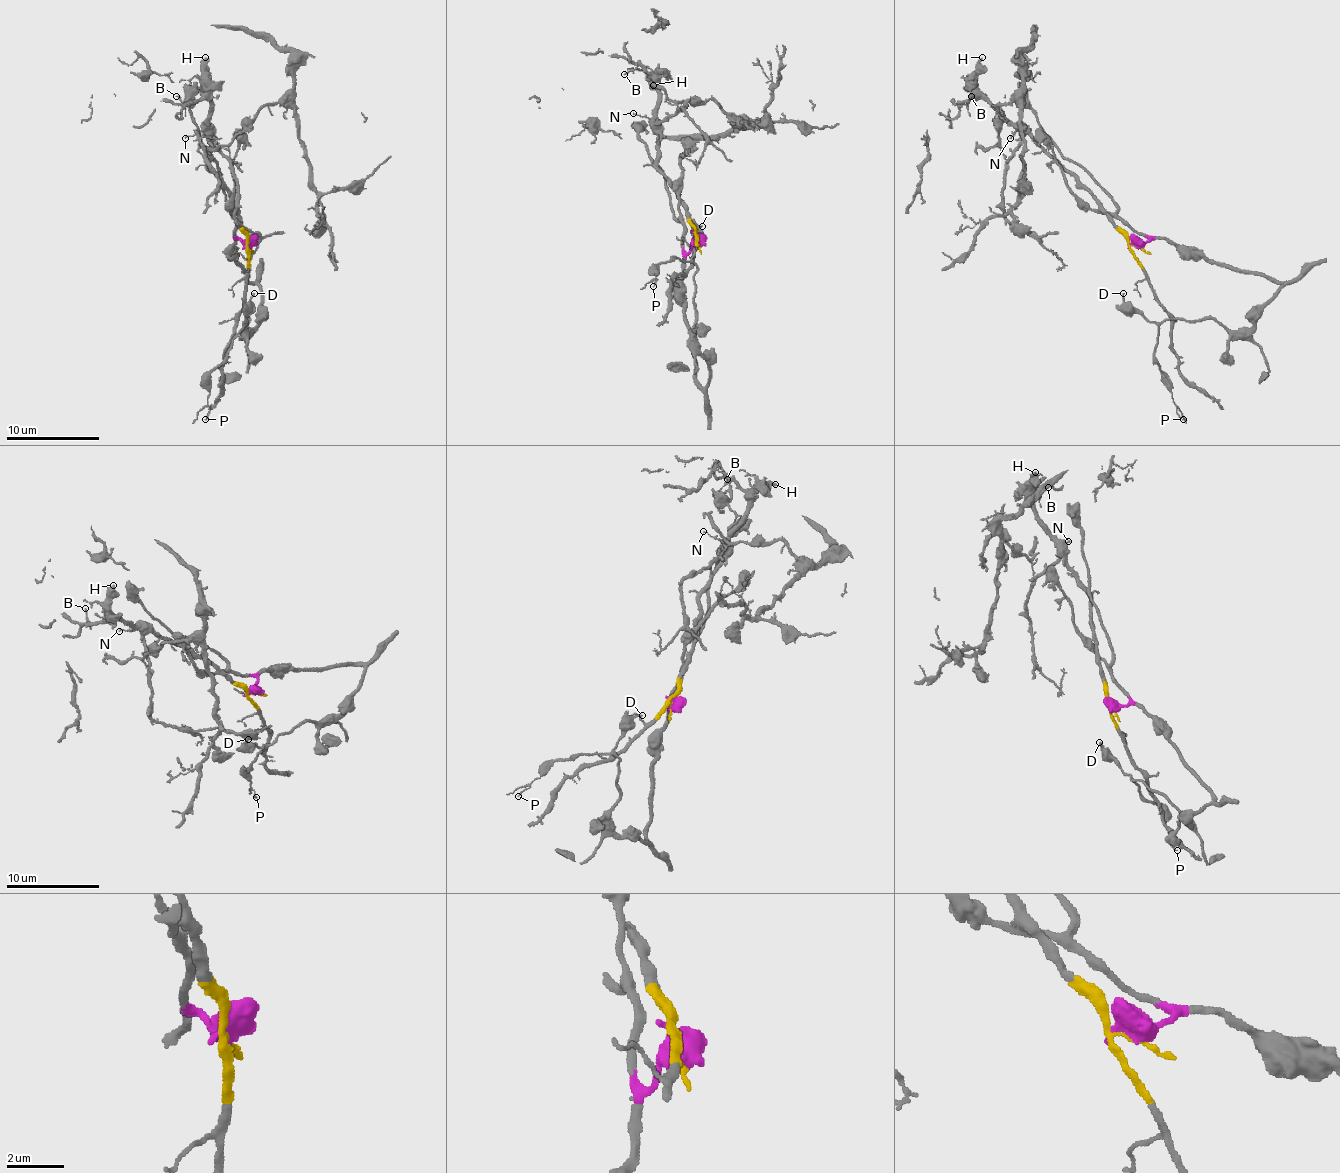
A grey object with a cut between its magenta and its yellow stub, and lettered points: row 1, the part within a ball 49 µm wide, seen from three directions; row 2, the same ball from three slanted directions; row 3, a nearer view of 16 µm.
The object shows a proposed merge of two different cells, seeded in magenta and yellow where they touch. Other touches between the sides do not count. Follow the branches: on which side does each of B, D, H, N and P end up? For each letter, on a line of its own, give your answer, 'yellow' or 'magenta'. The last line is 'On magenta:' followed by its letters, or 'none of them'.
B: yellow
D: magenta
H: yellow
N: yellow
P: magenta
On magenta: D, P

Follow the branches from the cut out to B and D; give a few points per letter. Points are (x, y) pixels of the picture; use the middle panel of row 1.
B: (695, 236), (695, 226), (684, 201), (658, 166), (656, 79), (639, 65), (623, 75)
D: (695, 236), (681, 301), (705, 387), (693, 252), (693, 231), (702, 226)

